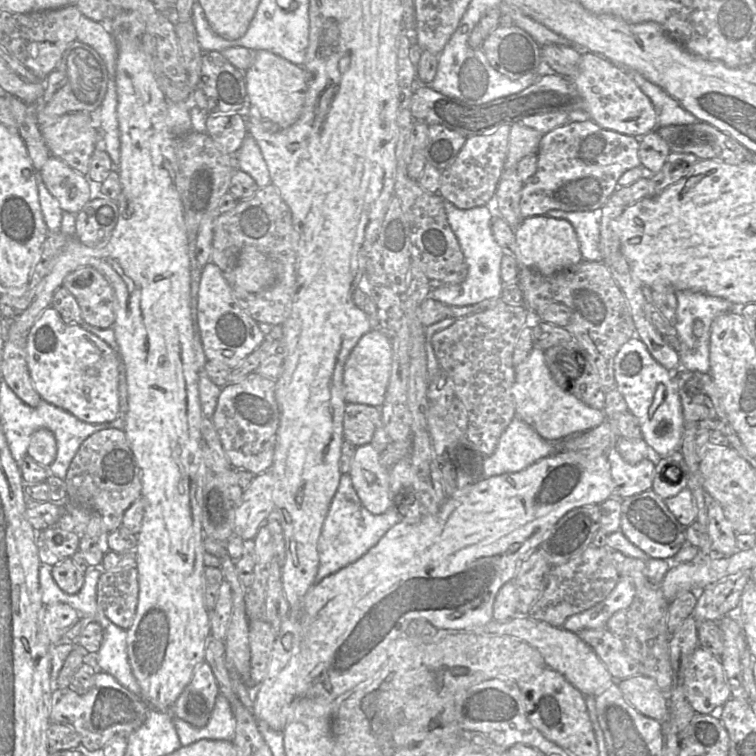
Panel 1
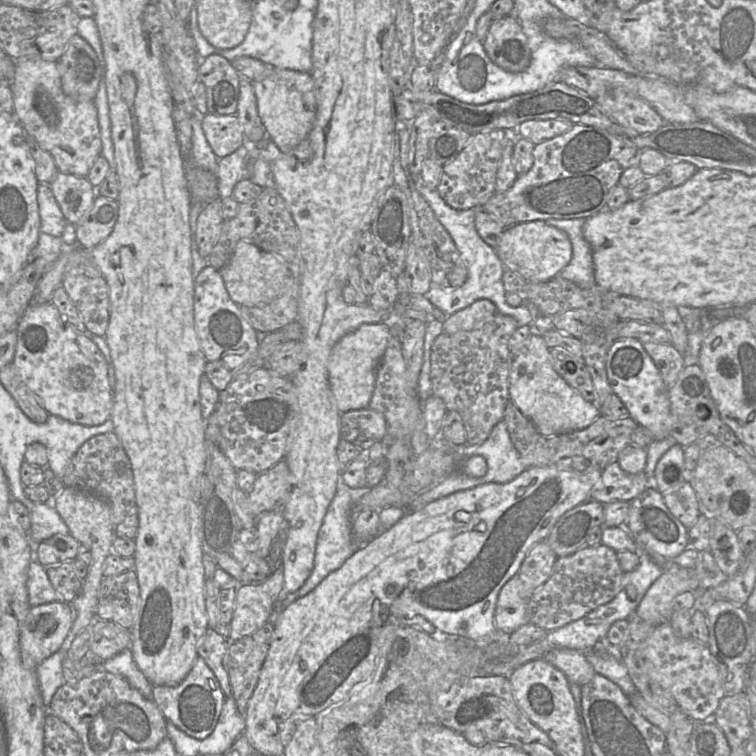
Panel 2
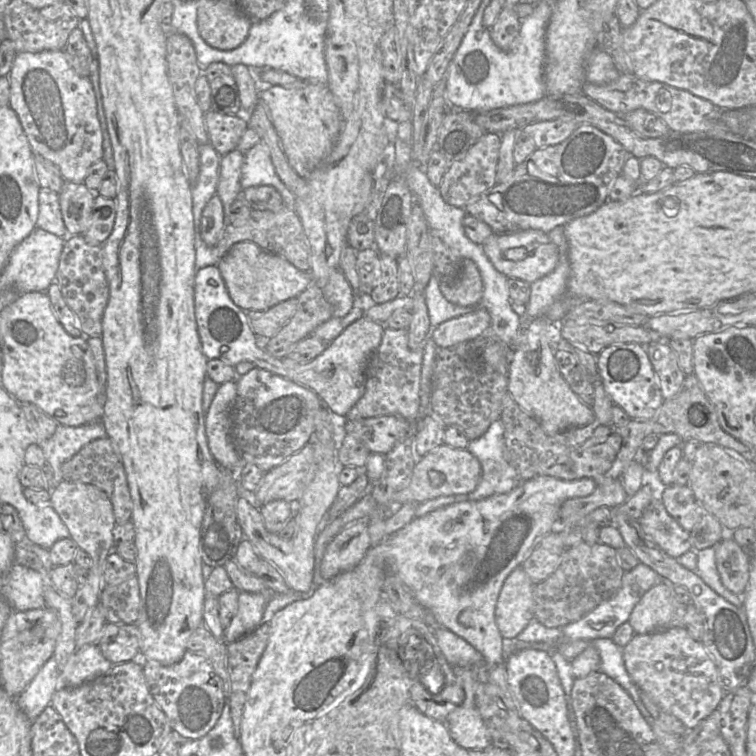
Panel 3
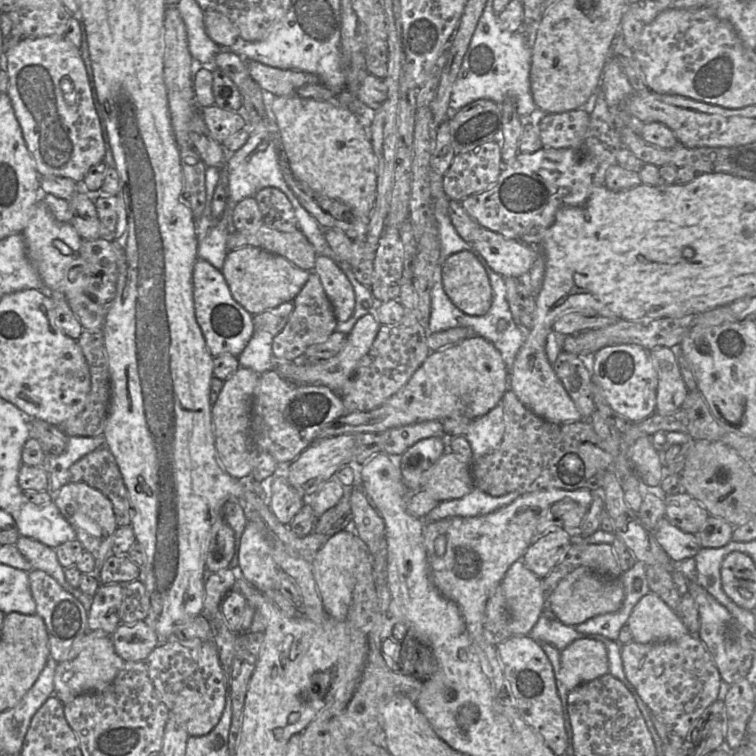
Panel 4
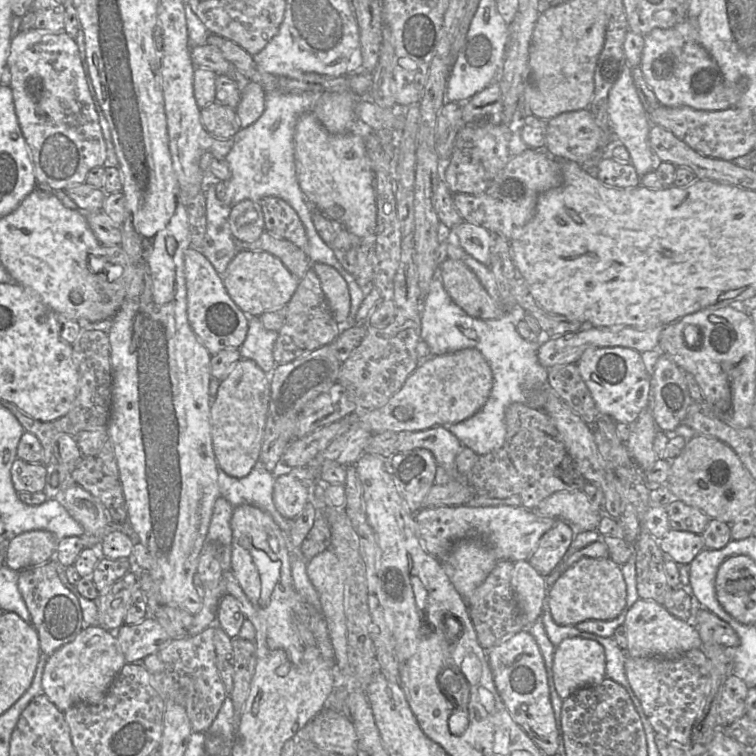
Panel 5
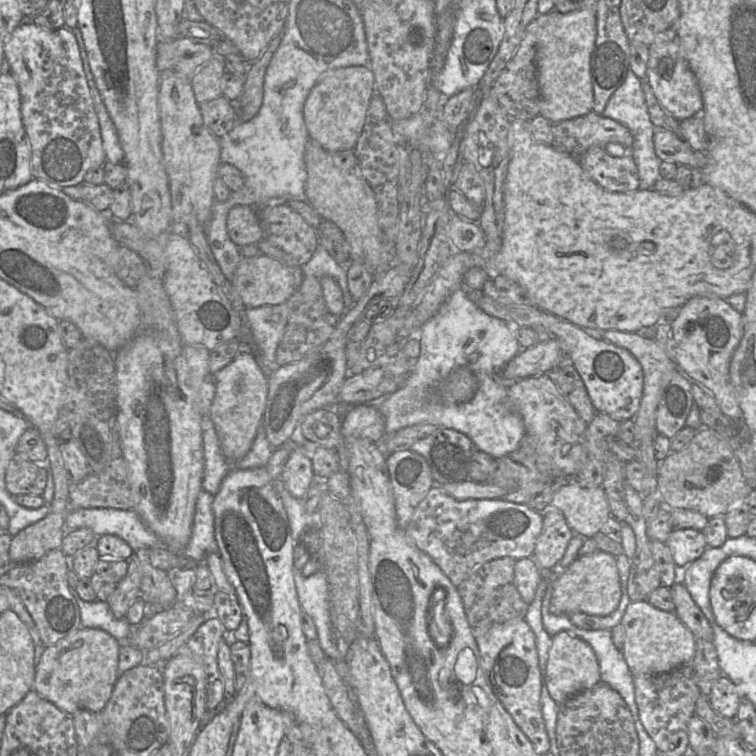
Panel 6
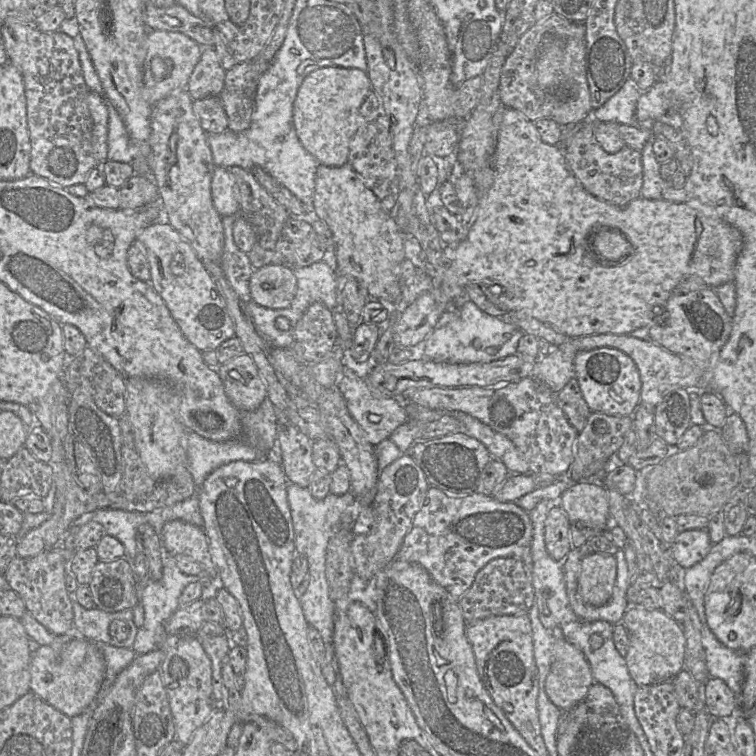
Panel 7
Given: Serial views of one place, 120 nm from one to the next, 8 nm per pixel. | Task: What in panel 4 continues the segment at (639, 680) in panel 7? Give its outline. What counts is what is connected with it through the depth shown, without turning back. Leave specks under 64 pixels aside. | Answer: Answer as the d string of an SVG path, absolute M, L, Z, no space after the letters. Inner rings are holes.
M650 591L635 605L626 625L633 640L642 644L674 641L689 633L677 614Z

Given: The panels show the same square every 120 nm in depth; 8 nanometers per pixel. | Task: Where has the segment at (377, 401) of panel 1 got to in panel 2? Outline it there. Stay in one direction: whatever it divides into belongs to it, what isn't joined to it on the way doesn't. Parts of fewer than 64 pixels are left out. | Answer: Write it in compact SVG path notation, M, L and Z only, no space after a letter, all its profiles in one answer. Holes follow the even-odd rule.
M387 323L362 324L356 330L344 335L333 346L327 366L328 382L340 413L368 408L375 386L376 372L385 354L390 335Z

